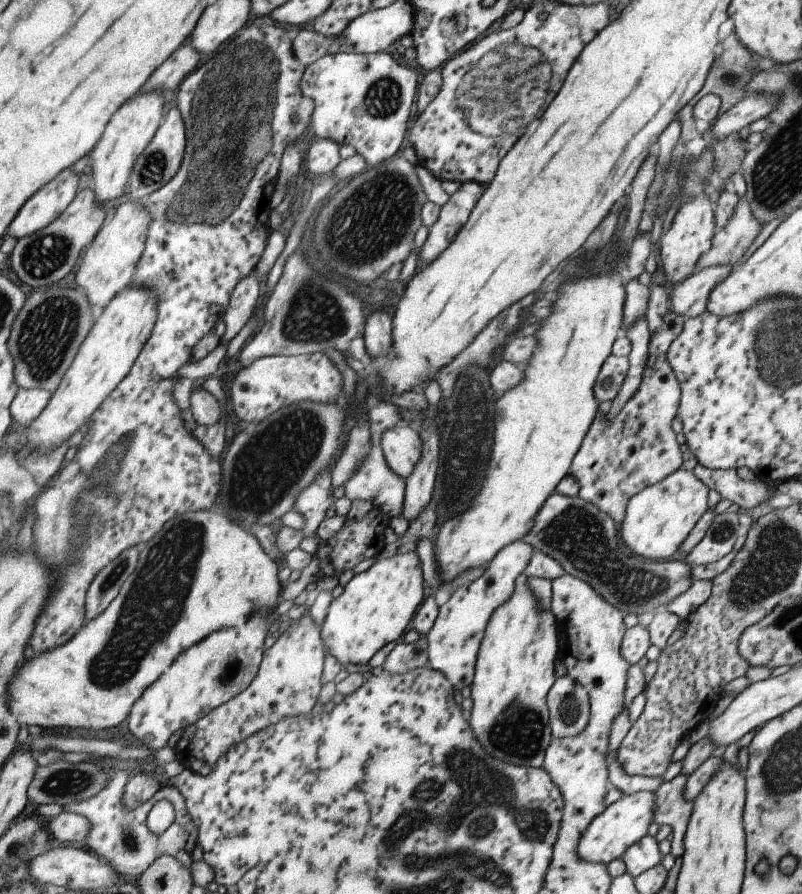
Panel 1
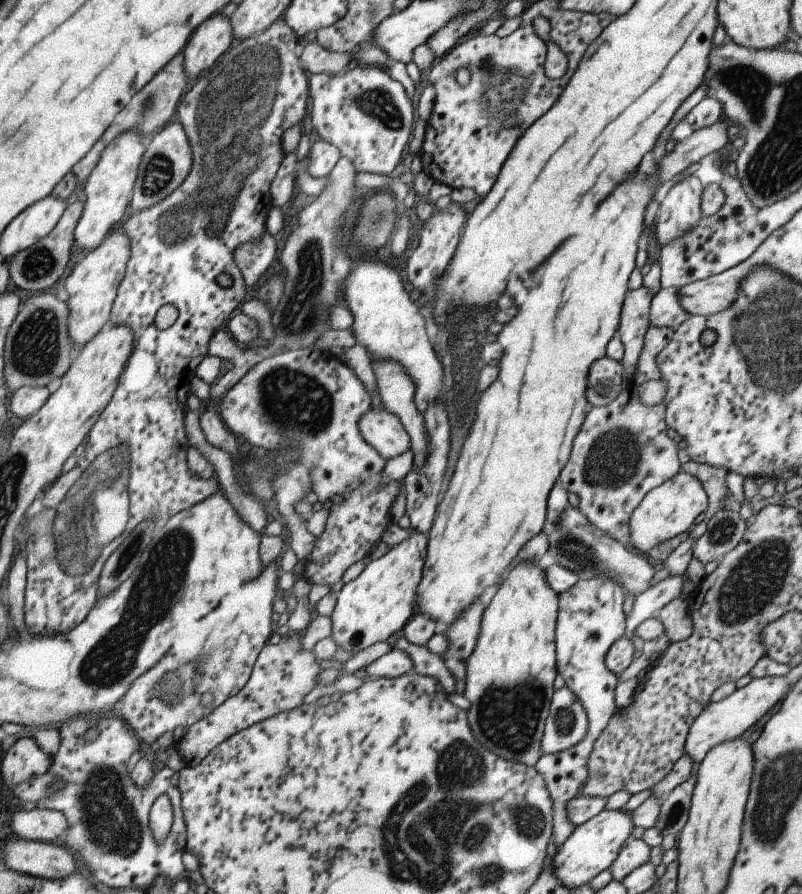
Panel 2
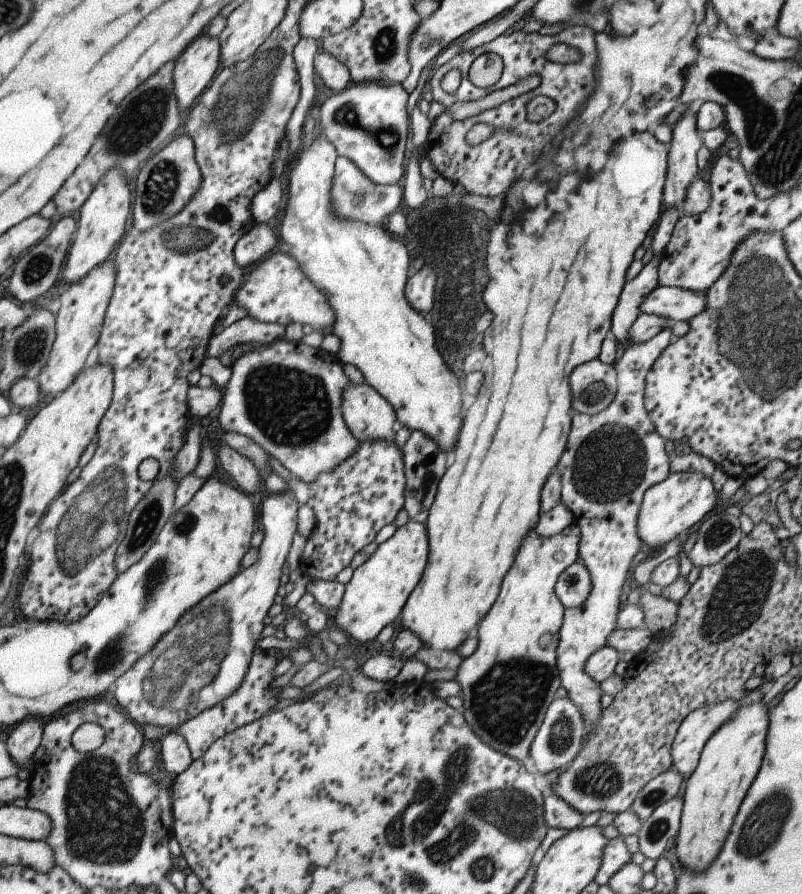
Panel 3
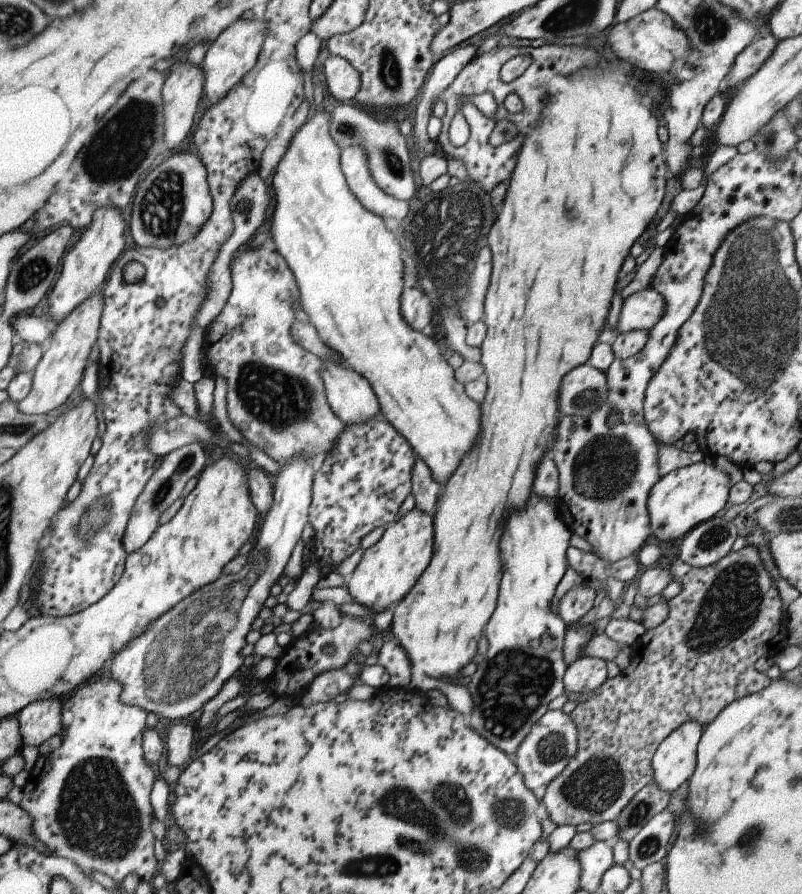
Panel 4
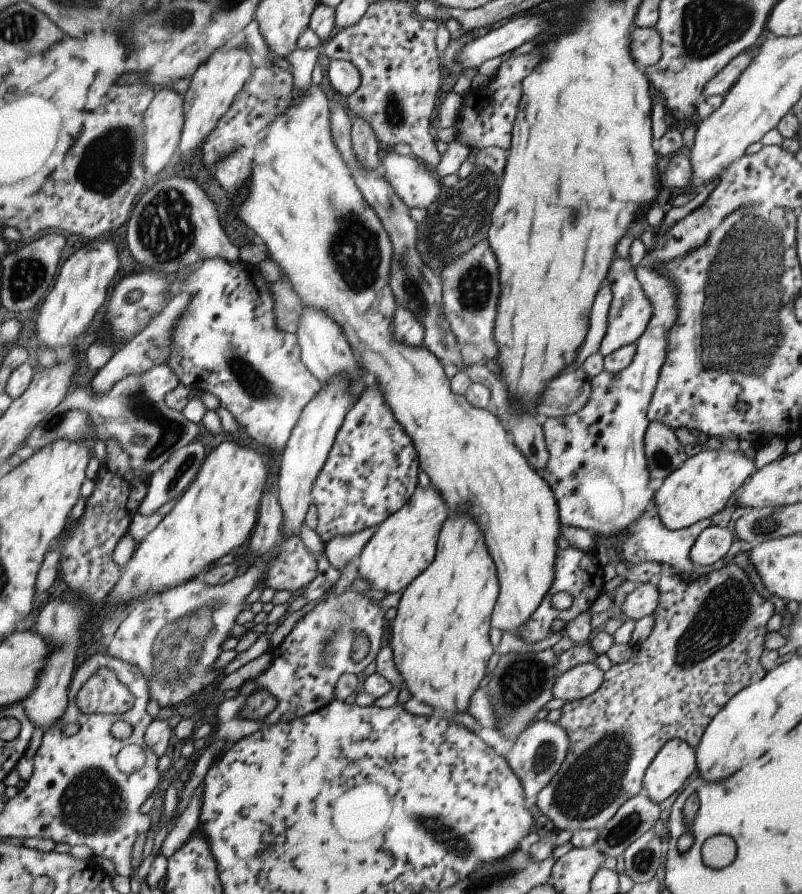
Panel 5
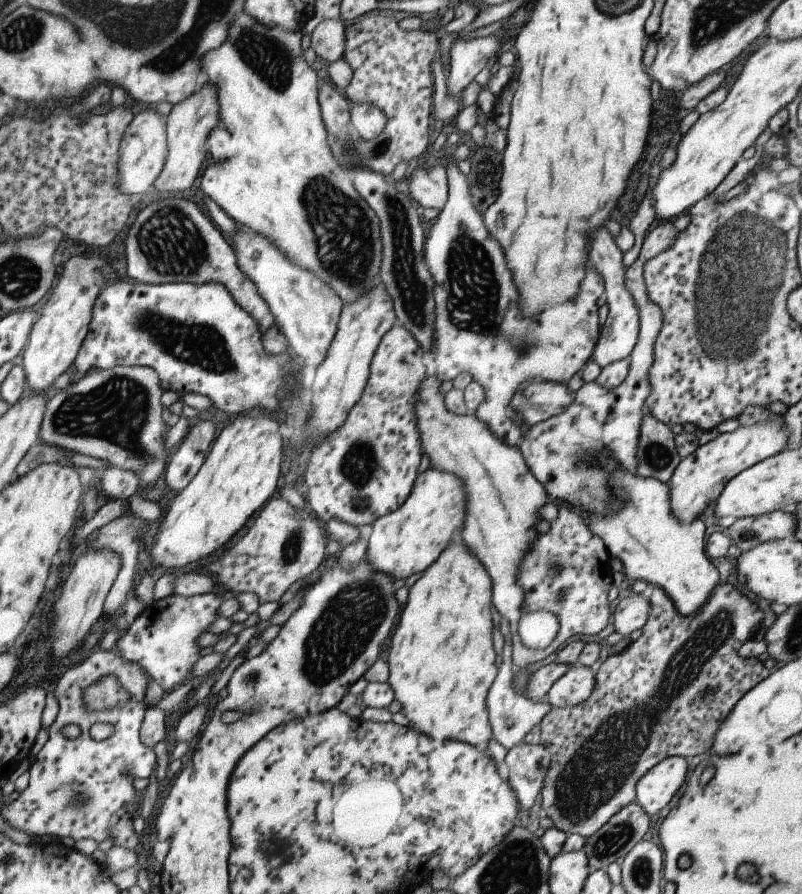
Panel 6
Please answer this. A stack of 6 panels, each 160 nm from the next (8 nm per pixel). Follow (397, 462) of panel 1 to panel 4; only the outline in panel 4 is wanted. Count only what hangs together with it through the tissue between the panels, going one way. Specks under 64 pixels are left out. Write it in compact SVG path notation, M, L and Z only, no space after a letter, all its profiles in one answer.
M323 358L322 376L331 408L345 425L374 419L381 412L374 390L361 373L342 363Z

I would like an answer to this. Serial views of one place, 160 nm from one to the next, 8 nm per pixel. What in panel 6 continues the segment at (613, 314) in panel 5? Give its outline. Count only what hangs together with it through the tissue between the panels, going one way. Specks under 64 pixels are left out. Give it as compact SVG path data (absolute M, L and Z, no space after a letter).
M601 228L593 234L591 240L591 250L589 250L589 262L593 268L601 275L604 284L605 300L607 304L607 316L600 334L596 340L595 350L593 350L593 361L602 369L605 365L613 363L619 359L629 356L636 338L638 337L638 310L632 299L631 293L624 285L625 265L621 261L622 253L617 249L612 236L606 228Z

